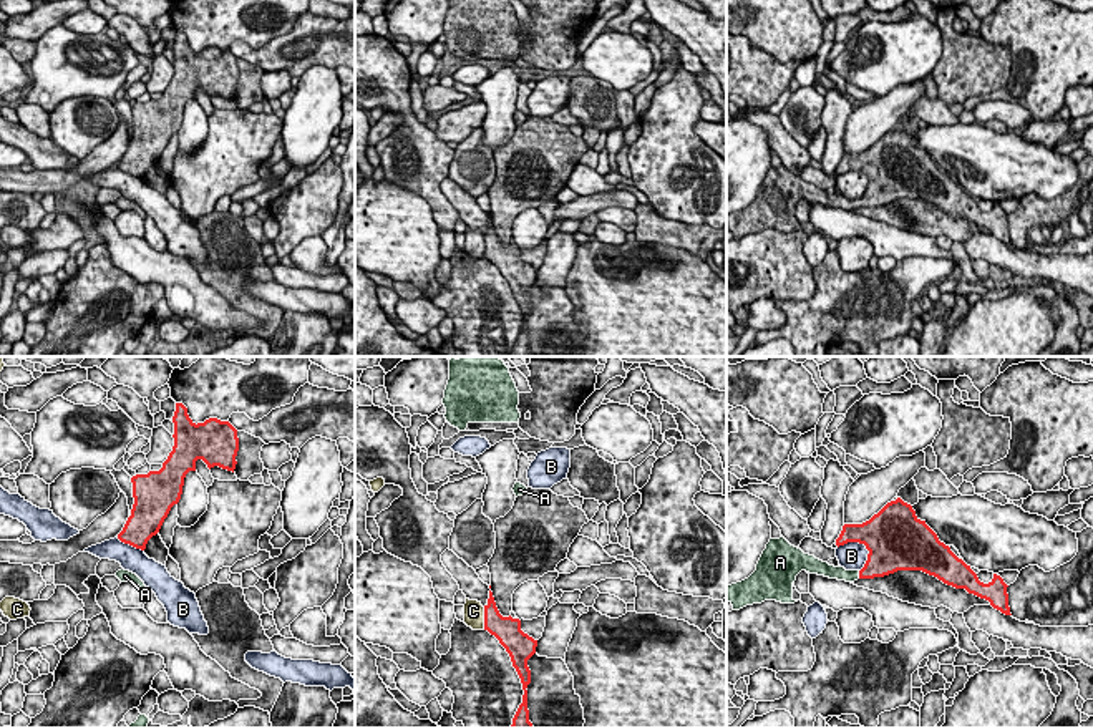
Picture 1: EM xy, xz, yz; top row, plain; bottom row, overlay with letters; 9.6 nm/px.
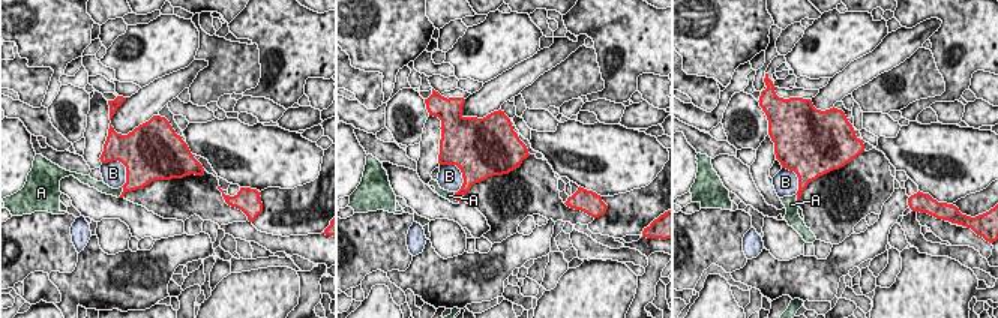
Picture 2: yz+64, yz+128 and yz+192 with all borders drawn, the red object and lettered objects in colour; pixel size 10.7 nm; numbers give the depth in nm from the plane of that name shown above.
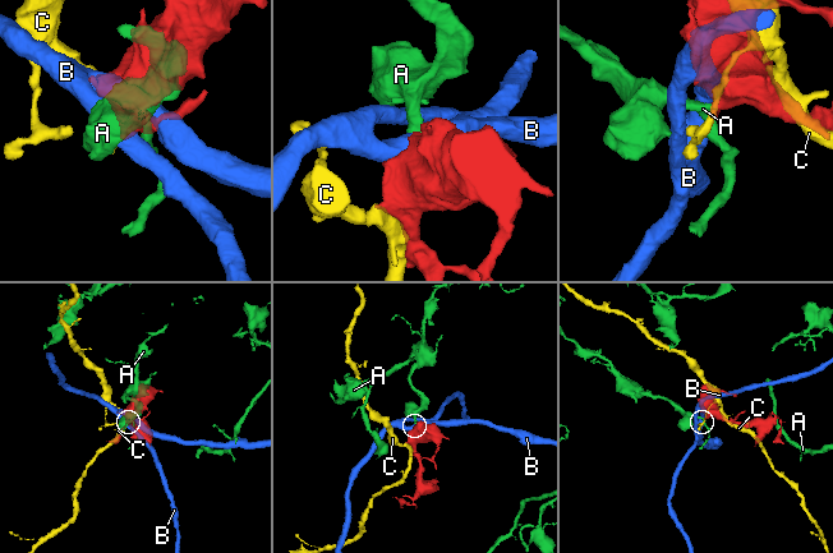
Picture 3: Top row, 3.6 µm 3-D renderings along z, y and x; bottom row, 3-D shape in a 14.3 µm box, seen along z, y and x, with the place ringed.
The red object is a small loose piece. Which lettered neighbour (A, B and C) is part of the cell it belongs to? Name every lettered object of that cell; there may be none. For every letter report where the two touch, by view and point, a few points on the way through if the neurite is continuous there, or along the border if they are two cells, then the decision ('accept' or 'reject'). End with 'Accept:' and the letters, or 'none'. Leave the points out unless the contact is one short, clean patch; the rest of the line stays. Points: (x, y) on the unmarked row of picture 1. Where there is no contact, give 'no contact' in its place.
A: meets red in yz at (859, 203); runs through yz (881, 189), (859, 203), (840, 201); accept
B: meets red in yz at (864, 173); reject
C: meets red in xz at (485, 246); reject
Accept: A

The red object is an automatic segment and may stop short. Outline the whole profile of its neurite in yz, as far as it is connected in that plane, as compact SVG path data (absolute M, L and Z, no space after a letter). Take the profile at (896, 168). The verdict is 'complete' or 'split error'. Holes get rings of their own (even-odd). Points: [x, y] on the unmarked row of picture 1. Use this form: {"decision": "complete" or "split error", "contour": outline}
{"decision": "split error", "contour": "M901 126L887 131L877 143L862 153L844 153L836 174L848 171L864 172L869 179L861 199L846 199L804 182L791 174L783 164L770 167L756 199L745 209L726 216L728 231L733 239L746 234L776 229L794 232L793 211L801 199L829 207L854 211L874 207L897 199L922 199L947 214L965 217L1005 244L1010 242L1007 212L997 202L989 212L979 209L977 202L959 187L937 163L916 144L911 133Z"}

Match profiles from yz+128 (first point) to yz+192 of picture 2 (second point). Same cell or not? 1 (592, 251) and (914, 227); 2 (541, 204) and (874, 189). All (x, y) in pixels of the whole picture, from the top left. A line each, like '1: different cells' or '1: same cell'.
1: same cell
2: same cell

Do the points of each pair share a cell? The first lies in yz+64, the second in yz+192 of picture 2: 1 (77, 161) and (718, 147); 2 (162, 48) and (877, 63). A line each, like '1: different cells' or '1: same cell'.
1: same cell
2: different cells

